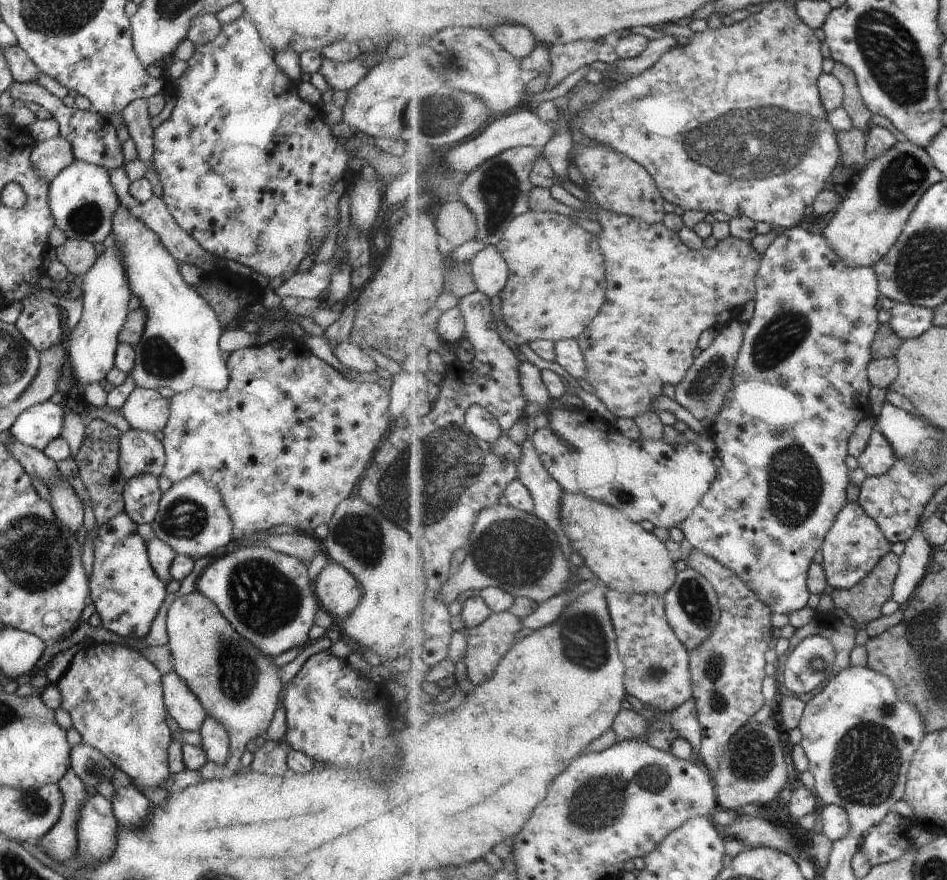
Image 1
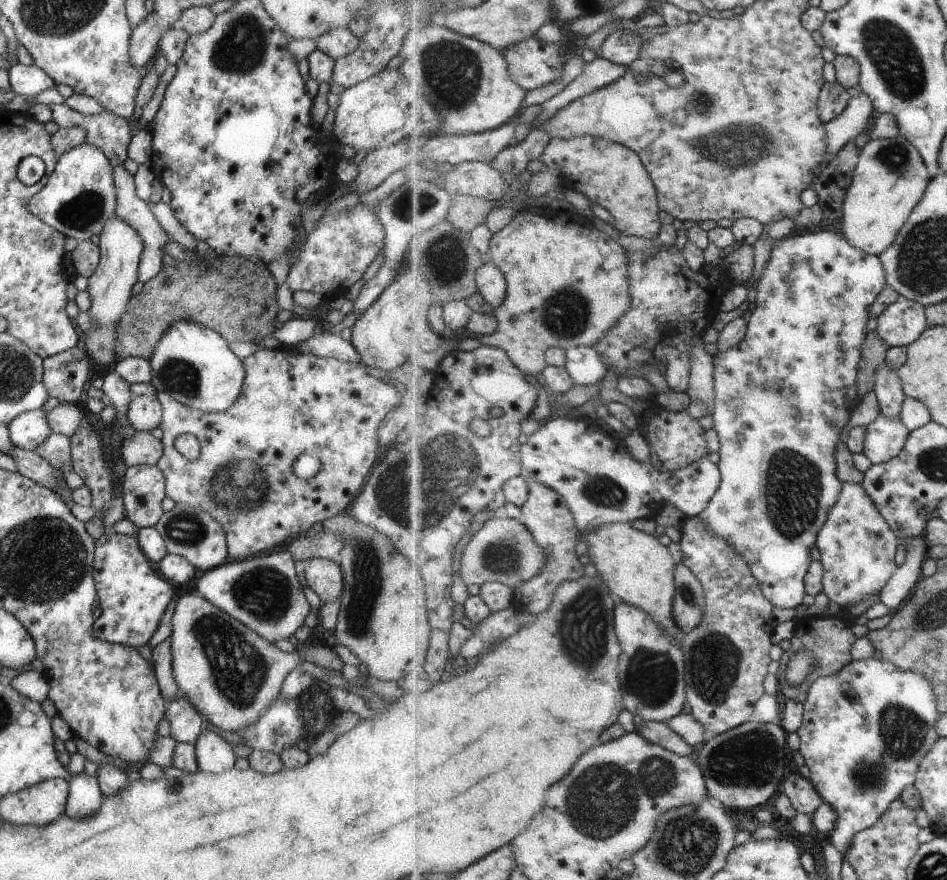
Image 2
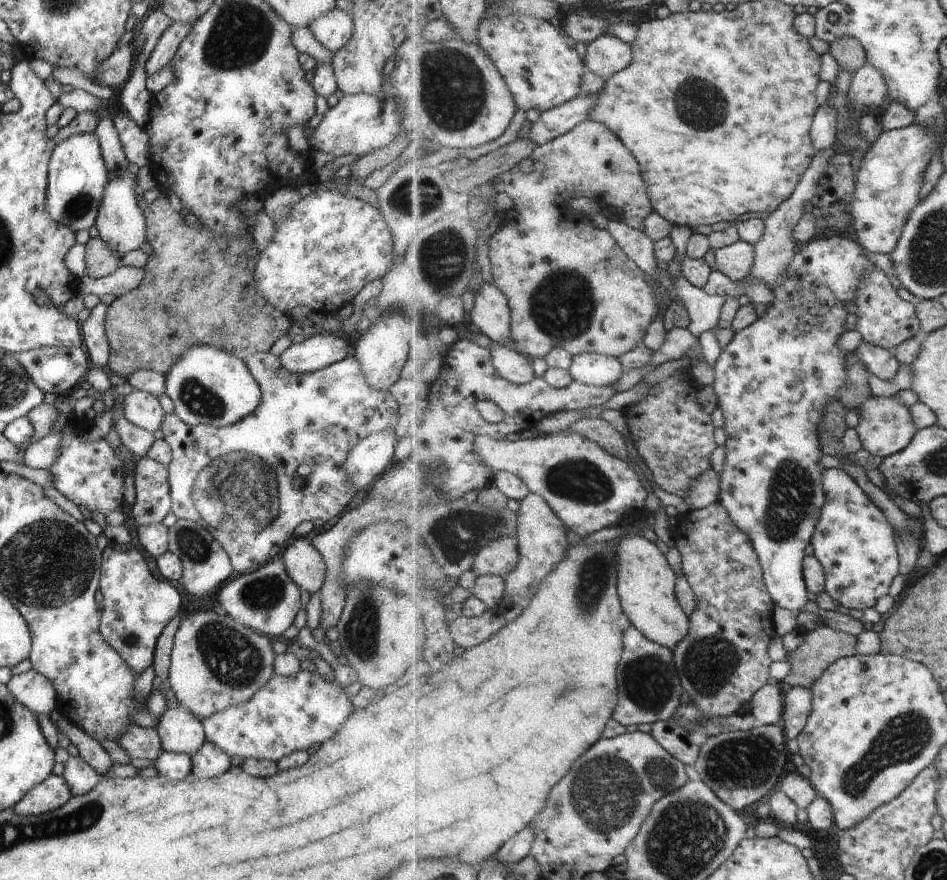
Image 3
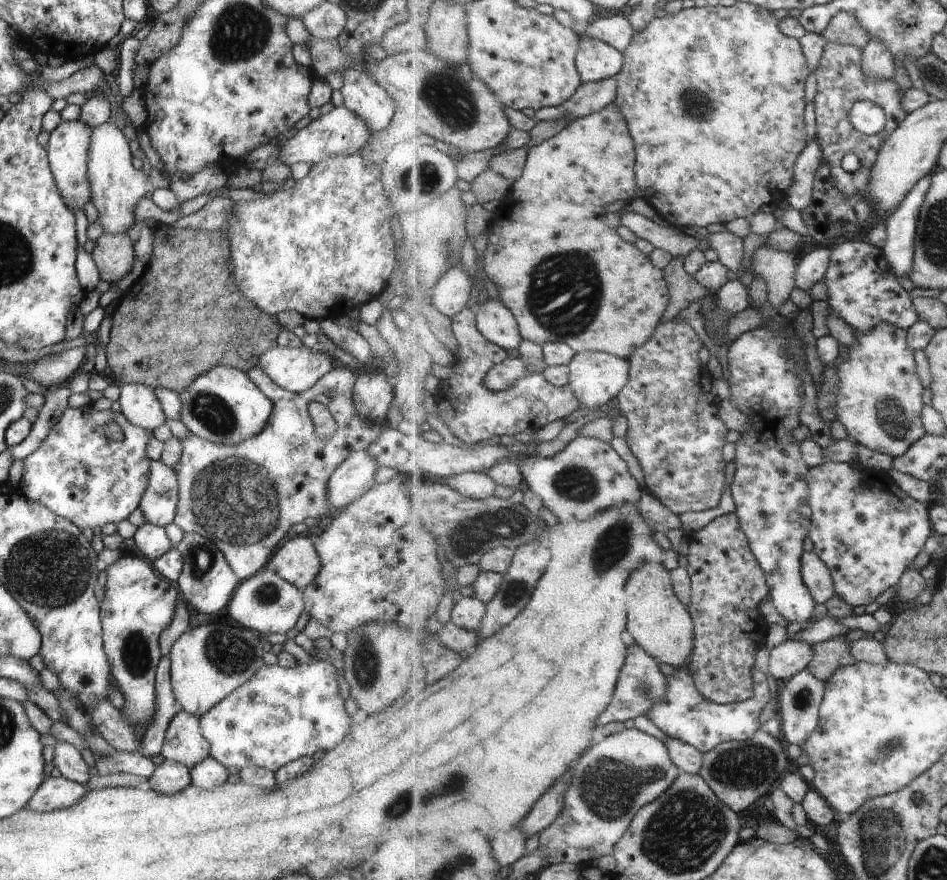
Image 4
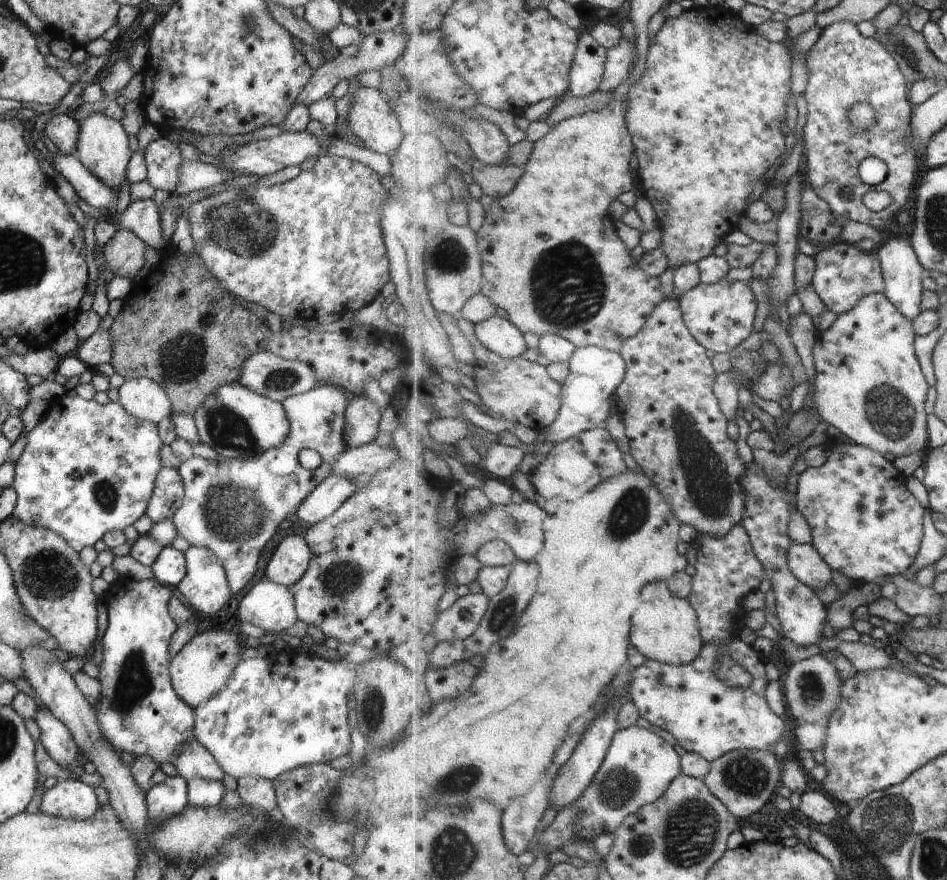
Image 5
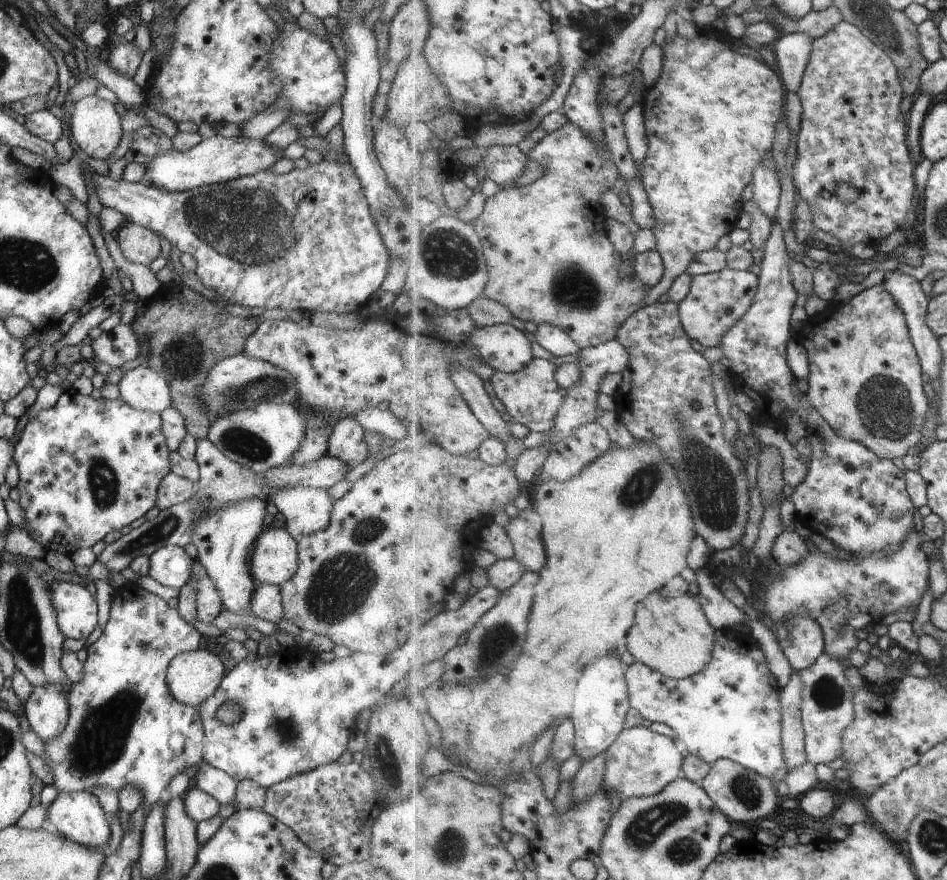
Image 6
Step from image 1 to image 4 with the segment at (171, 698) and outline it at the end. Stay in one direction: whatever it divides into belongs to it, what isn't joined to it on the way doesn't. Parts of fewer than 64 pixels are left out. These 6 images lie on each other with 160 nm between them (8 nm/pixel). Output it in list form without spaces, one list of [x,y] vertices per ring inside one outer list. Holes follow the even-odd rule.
[[[177,711],[169,721],[160,748],[164,760],[180,762],[187,768],[209,756],[209,743],[200,733],[198,717]]]

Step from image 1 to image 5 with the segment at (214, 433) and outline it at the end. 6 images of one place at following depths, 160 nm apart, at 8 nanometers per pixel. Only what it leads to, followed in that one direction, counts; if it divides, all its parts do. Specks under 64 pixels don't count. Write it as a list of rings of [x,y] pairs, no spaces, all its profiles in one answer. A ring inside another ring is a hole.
[[[329,383],[315,384],[309,390],[284,398],[283,405],[289,428],[285,438],[274,447],[262,450],[249,458],[220,457],[218,460],[203,459],[191,455],[176,468],[184,486],[184,495],[170,521],[175,526],[176,534],[182,536],[190,545],[208,548],[223,567],[231,594],[239,592],[255,574],[257,560],[263,544],[275,534],[277,524],[287,516],[294,514],[300,502],[321,480],[331,473],[332,465],[345,450],[342,437],[343,415],[350,395],[340,386]],[[303,448],[311,448],[319,454],[321,462],[313,470],[299,465],[297,454]]]

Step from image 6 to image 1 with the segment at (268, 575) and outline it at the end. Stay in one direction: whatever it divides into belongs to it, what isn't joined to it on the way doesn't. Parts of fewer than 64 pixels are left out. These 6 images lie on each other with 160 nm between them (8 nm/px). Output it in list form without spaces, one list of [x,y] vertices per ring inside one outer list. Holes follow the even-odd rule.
[[[330,561],[316,576],[313,590],[319,607],[343,619],[355,608],[362,593],[357,579],[341,565]]]

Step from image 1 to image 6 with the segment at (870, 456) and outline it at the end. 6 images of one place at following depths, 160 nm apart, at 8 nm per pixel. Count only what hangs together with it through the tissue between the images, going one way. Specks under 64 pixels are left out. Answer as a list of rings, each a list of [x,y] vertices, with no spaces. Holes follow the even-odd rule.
[[[883,284],[874,285],[861,291],[846,304],[841,305],[834,302],[828,304],[821,313],[817,313],[808,318],[805,326],[797,331],[795,337],[801,344],[804,344],[808,350],[810,375],[807,381],[810,387],[806,395],[810,397],[812,405],[821,413],[821,416],[829,422],[833,430],[837,431],[837,434],[840,434],[846,439],[863,443],[875,454],[880,455],[881,458],[891,460],[893,458],[903,458],[903,456],[907,456],[916,444],[922,442],[924,438],[924,424],[930,414],[929,400],[927,400],[927,394],[925,394],[925,390],[923,390],[923,386],[925,386],[925,382],[923,382],[924,370],[921,366],[920,356],[916,346],[913,344],[905,313],[897,304],[895,297],[889,294],[889,291],[884,288]]]

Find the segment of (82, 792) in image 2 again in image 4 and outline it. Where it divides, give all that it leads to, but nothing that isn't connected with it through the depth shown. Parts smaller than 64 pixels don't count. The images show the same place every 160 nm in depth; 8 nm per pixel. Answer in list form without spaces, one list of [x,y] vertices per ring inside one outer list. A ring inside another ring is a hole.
[[[57,741],[54,747],[54,757],[52,762],[55,770],[62,777],[85,785],[90,777],[89,766],[79,753],[79,748],[73,747],[65,741]]]

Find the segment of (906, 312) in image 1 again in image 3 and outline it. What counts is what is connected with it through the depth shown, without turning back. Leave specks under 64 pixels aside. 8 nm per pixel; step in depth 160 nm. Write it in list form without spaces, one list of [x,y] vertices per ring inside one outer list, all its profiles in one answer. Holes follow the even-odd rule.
[[[878,267],[864,275],[864,284],[853,301],[857,305],[858,328],[864,341],[872,345],[894,350],[900,344],[914,339],[922,329],[915,302],[903,301],[893,289],[889,276]]]

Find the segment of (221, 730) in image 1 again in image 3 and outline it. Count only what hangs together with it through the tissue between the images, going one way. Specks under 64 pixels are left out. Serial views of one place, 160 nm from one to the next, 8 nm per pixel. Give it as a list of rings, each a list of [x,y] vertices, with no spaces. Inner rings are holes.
[[[203,742],[197,752],[191,756],[190,773],[195,778],[208,779],[219,776],[229,768],[229,756],[217,750],[211,742]]]

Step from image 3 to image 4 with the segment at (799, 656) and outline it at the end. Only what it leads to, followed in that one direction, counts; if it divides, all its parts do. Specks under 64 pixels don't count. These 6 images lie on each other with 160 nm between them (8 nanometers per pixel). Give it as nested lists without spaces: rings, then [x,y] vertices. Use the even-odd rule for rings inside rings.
[[[839,635],[812,645],[813,658],[808,670],[822,681],[827,682],[831,675],[841,667],[855,664],[858,660],[850,649],[847,636]]]

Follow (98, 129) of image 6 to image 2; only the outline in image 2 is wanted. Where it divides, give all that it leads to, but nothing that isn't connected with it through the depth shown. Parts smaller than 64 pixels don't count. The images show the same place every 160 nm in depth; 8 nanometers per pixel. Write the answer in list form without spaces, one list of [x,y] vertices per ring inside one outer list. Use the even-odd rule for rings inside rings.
[[[113,216],[98,234],[99,258],[95,270],[87,277],[86,293],[90,296],[90,305],[86,313],[91,317],[96,327],[88,333],[83,333],[80,345],[87,356],[97,366],[109,366],[114,360],[116,324],[121,315],[128,309],[131,287],[137,282],[139,254],[143,250],[143,242],[139,234],[126,222]]]

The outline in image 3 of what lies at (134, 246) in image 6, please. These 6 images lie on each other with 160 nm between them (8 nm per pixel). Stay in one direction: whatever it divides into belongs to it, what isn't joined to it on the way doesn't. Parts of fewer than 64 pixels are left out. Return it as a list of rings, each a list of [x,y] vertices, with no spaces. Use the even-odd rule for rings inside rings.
[[[98,235],[89,239],[84,245],[84,274],[87,276],[91,276],[91,278],[109,276],[121,266],[117,252],[104,244]]]

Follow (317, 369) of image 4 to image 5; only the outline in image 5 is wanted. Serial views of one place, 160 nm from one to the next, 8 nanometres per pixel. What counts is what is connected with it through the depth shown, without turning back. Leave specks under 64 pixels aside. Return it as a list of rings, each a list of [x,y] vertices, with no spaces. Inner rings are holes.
[[[267,350],[252,354],[241,365],[241,372],[237,382],[250,388],[253,392],[266,396],[280,403],[284,398],[309,390],[318,380],[313,369],[306,363],[293,359],[286,359]]]

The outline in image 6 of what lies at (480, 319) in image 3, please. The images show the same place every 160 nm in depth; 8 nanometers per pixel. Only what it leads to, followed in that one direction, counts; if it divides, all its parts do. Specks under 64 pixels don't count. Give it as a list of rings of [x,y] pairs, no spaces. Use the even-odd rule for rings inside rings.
[[[509,322],[477,328],[472,343],[479,358],[495,371],[519,372],[534,359],[529,338]]]

